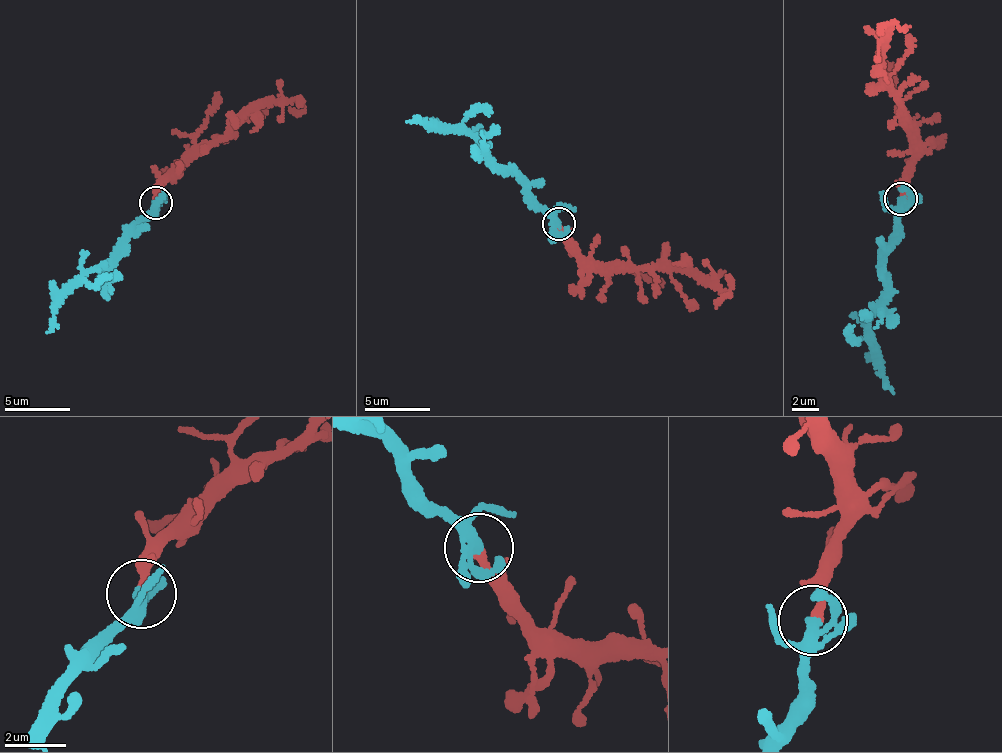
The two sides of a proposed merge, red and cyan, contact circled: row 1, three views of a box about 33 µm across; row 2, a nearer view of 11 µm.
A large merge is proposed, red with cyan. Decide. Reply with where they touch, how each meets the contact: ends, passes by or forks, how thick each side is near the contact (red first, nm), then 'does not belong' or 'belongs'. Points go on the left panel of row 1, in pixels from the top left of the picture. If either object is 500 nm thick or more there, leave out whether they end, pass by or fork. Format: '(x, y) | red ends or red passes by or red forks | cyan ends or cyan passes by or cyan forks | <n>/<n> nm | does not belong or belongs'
(156, 203) | red ends | cyan forks | 280/260 nm | belongs

